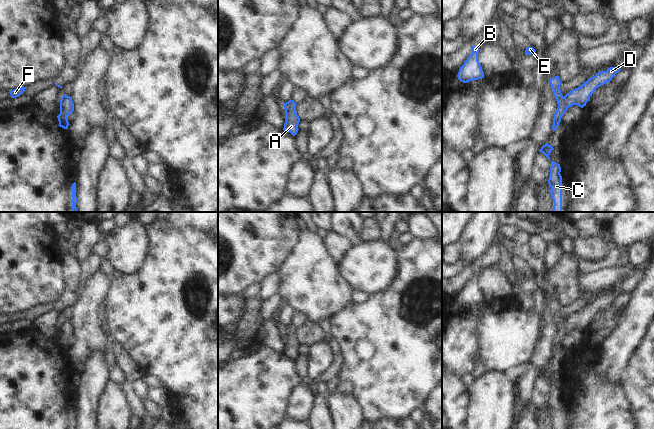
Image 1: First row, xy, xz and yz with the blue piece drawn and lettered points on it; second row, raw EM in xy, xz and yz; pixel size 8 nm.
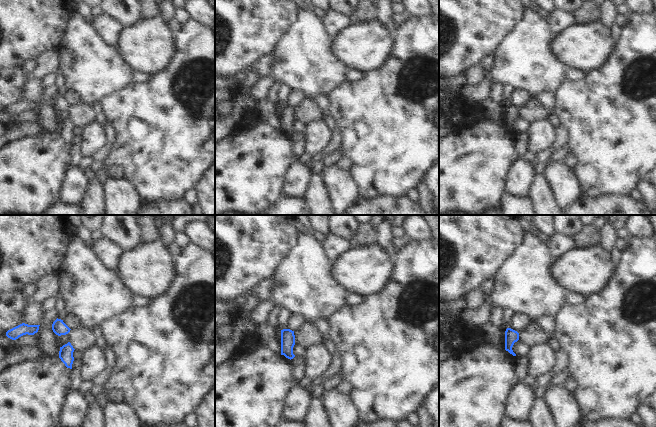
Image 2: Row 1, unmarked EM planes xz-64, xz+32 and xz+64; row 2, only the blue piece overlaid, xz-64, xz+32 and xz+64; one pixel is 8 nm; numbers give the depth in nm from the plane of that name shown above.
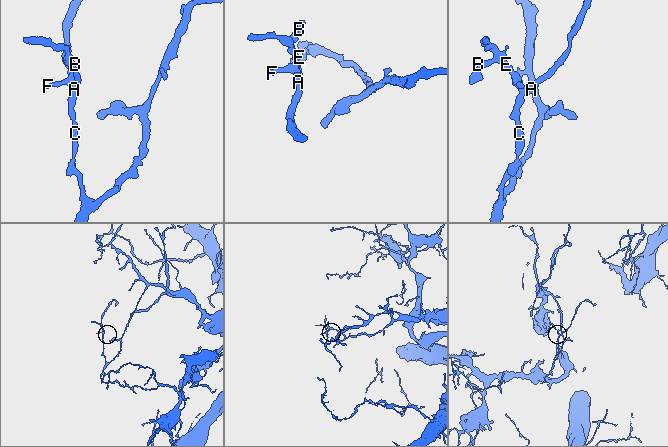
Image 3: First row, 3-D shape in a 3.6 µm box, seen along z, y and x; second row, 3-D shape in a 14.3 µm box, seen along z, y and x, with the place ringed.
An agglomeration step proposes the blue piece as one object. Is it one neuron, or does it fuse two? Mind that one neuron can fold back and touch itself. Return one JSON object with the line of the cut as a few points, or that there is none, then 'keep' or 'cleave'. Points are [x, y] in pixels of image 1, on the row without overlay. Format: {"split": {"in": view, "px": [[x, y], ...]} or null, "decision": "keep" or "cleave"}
{"split": null, "decision": "keep"}

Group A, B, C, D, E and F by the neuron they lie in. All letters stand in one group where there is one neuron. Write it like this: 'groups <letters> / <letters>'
groups A B C D E F

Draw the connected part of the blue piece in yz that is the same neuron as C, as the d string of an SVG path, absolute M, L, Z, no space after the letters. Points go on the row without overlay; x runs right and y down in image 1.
M551 385L548 408L554 429L562 429L562 400L560 388Z

